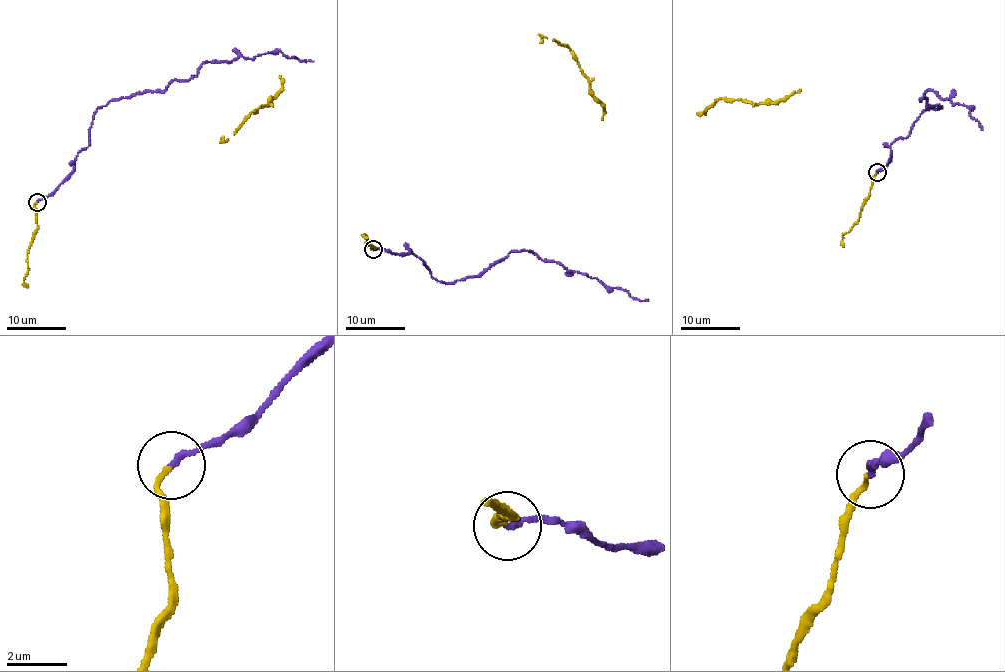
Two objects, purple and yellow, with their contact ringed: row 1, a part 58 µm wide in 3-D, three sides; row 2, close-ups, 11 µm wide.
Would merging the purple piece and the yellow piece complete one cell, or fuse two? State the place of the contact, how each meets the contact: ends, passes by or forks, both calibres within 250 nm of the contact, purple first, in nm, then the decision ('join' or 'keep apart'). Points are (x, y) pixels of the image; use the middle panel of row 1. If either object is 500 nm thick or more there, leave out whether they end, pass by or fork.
(373, 249) | purple ends | yellow ends | 200/140 nm | join

